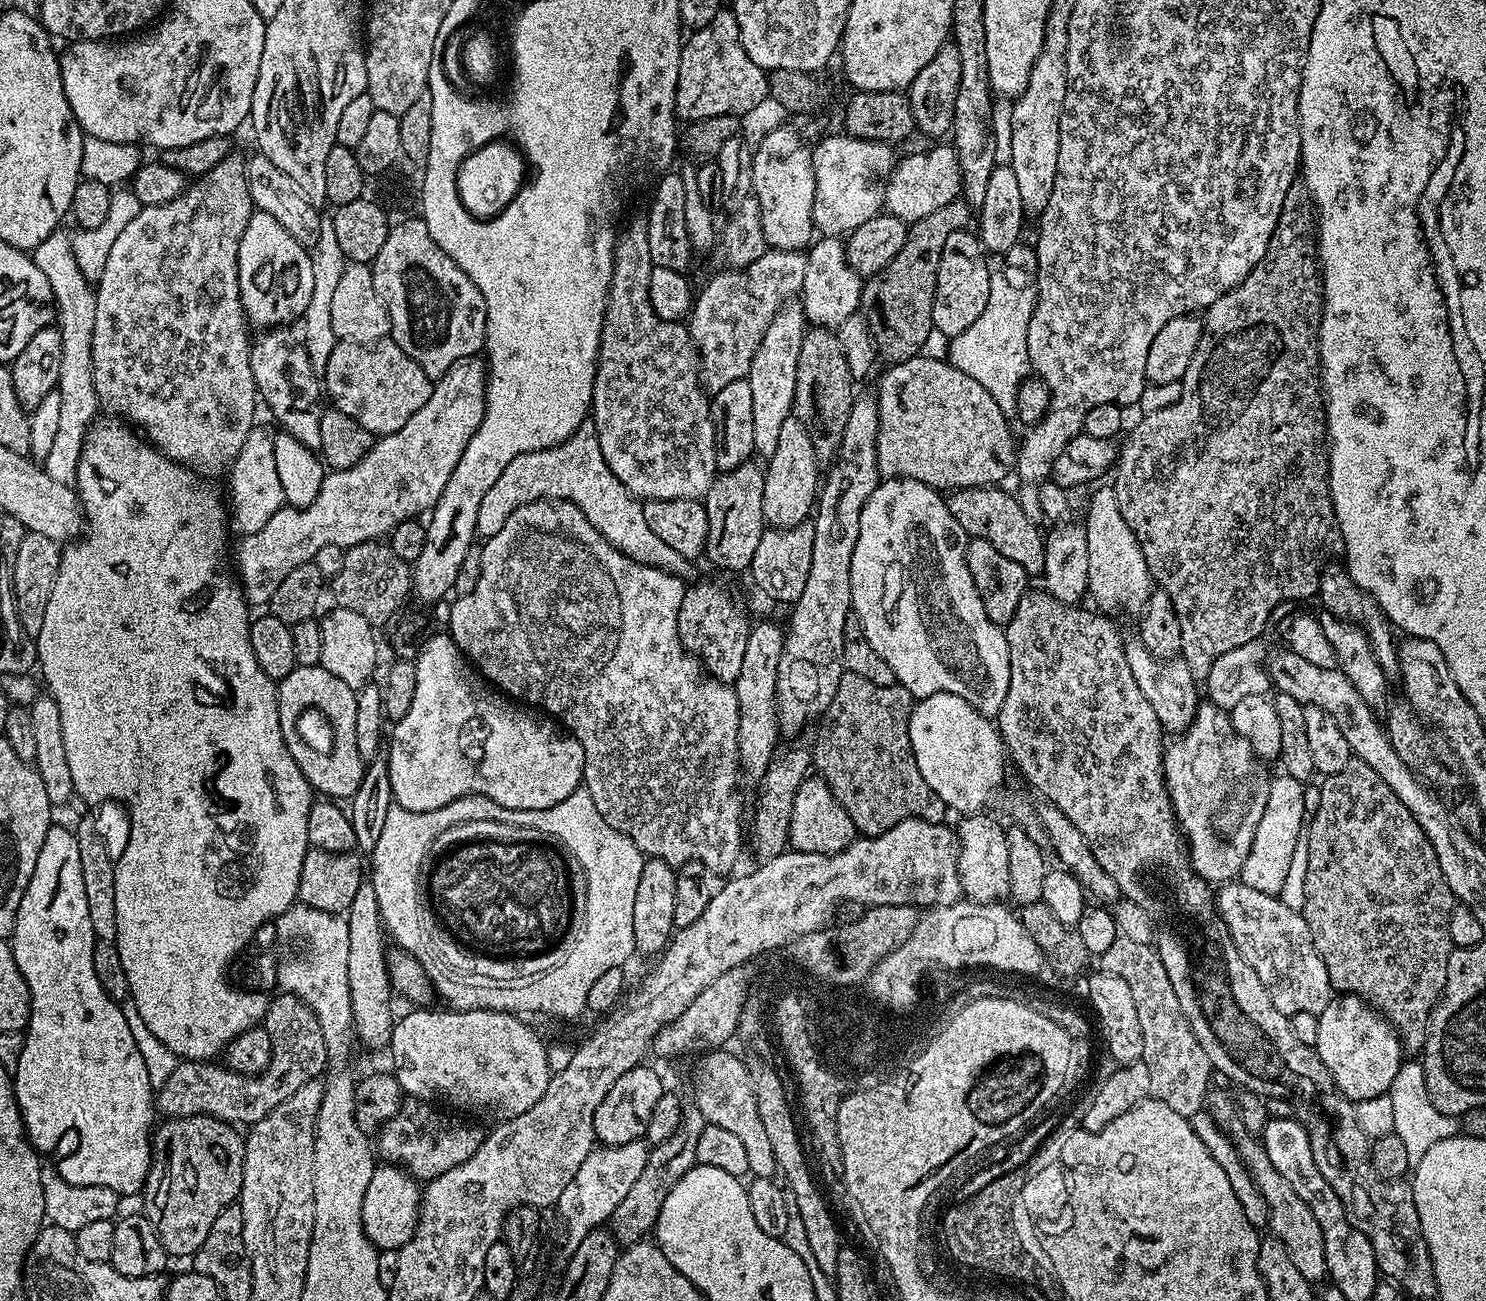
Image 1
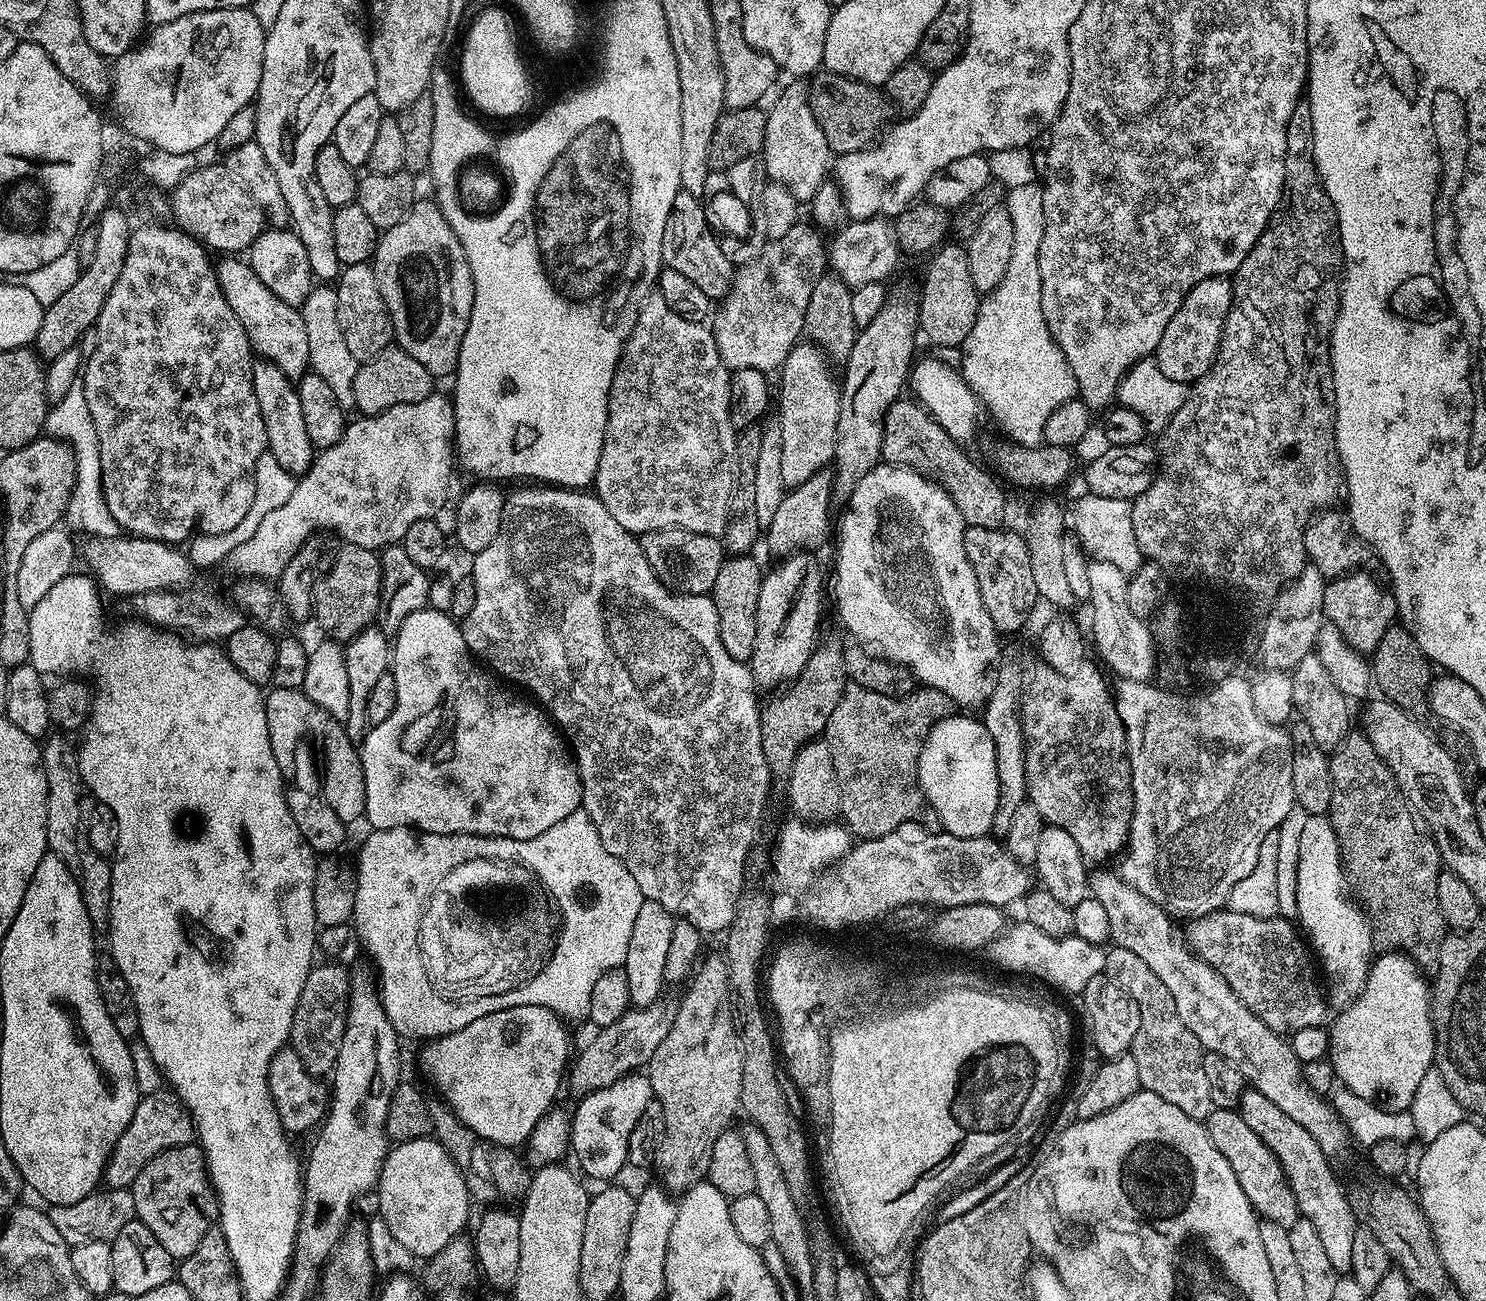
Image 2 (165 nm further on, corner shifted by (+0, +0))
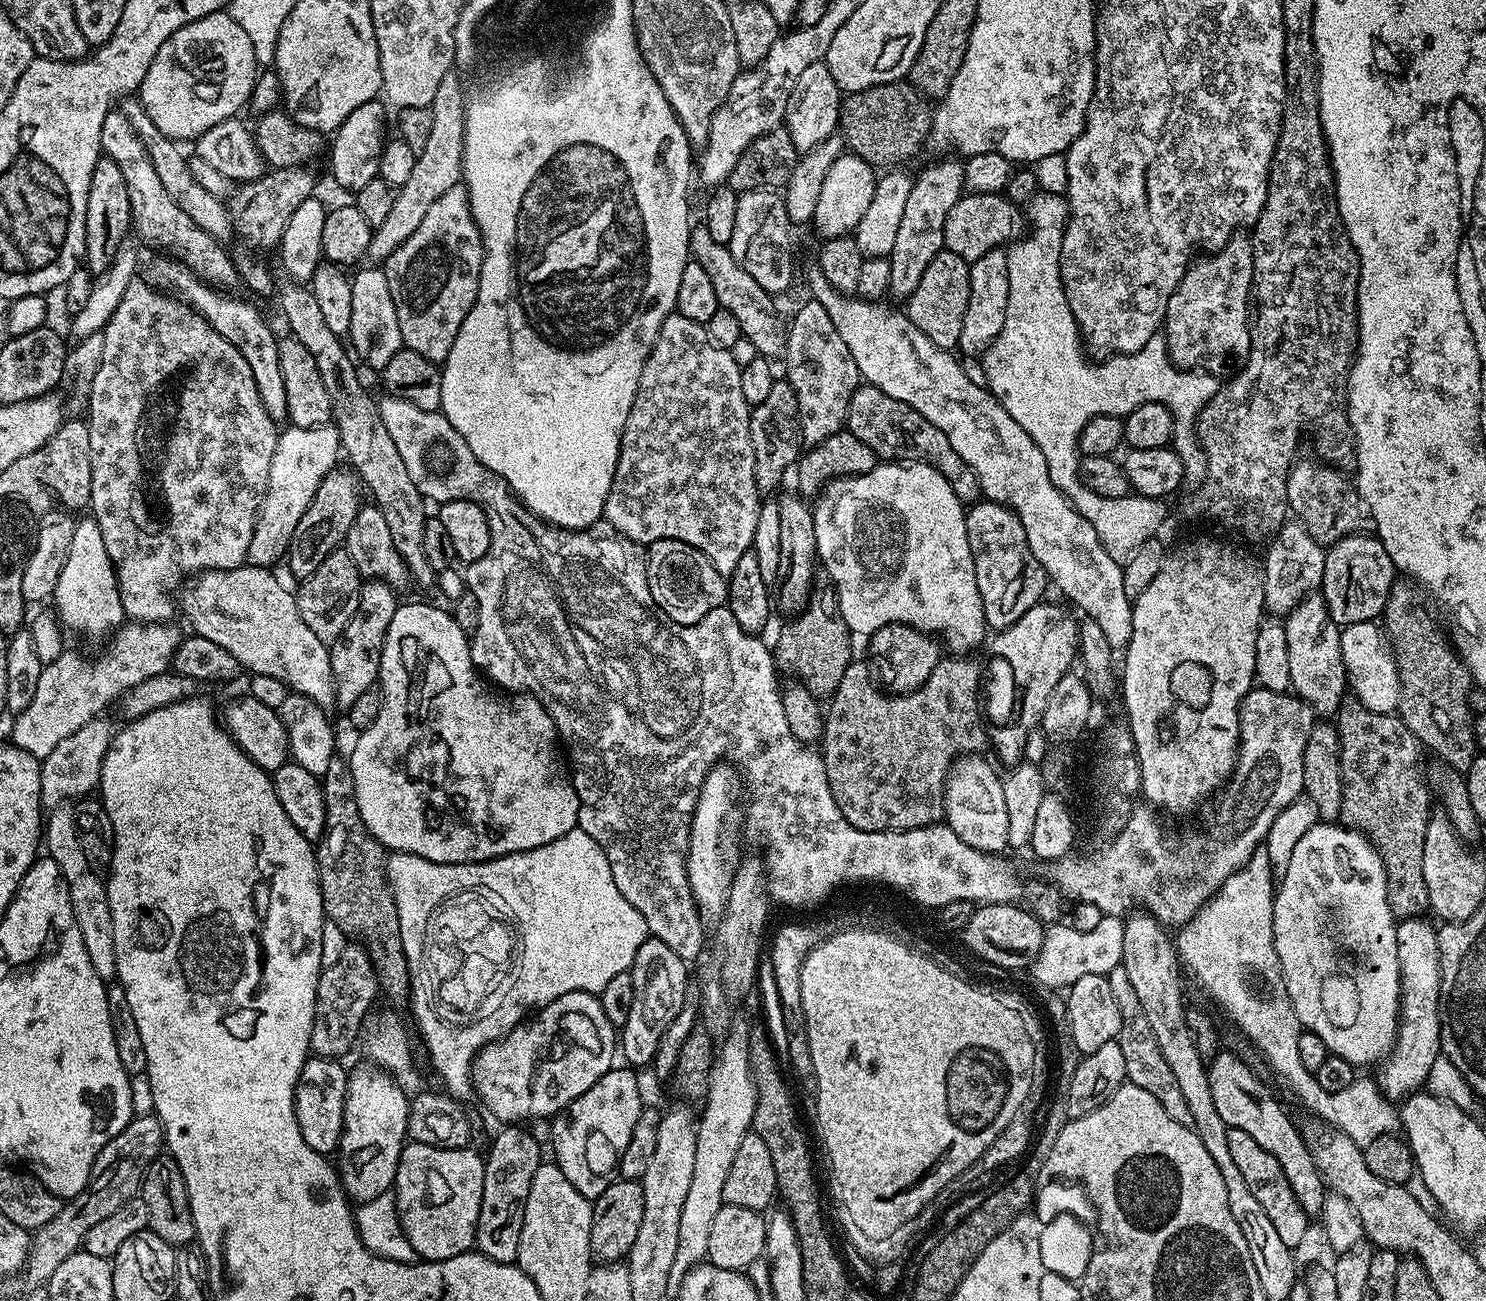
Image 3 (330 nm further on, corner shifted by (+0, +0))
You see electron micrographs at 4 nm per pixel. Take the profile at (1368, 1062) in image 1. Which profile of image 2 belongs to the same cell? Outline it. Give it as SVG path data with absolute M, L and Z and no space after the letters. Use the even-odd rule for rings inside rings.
M1397 950L1394 952L1380 952L1373 959L1371 968L1368 969L1368 977L1366 978L1366 986L1361 994L1349 1008L1343 1009L1339 1013L1340 1016L1336 1021L1331 1021L1330 1031L1328 1033L1328 1055L1327 1059L1331 1060L1334 1070L1336 1071L1337 1081L1341 1085L1345 1084L1356 1100L1365 1100L1371 1104L1379 1104L1382 1110L1387 1112L1407 1112L1408 1107L1414 1102L1414 1094L1418 1091L1418 1086L1425 1076L1426 1070L1434 1067L1436 1059L1436 1032L1432 1029L1432 1001L1430 999L1429 981L1424 981L1425 973L1414 963L1411 958L1405 956L1403 952Z

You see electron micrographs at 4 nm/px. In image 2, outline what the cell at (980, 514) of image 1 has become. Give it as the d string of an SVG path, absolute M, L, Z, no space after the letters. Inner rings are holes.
M901 398L895 400L886 410L884 429L882 430L883 459L889 464L898 464L906 468L912 468L918 474L922 474L923 476L927 476L929 480L933 480L942 490L946 490L946 494L950 494L954 506L958 506L958 510L962 514L967 527L1001 527L1005 523L1003 492L996 485L995 480L984 469L979 468L960 448L963 447L948 433L948 430L942 427L915 399Z

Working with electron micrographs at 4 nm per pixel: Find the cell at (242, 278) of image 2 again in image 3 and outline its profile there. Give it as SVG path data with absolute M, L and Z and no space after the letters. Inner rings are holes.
M110 110L102 122L102 138L100 150L109 156L118 166L122 178L126 182L126 194L130 194L130 210L132 211L132 228L148 244L161 244L175 259L191 270L195 276L221 290L232 290L238 284L236 261L223 249L224 246L210 234L198 226L194 226L190 214L170 198L166 186L162 186L154 166L150 163L150 154L146 154L146 146L138 134L134 134L134 126L130 126L130 118L122 110Z

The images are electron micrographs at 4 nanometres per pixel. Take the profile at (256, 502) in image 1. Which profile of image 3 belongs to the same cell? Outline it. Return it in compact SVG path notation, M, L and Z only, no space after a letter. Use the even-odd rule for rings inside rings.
M331 423L321 428L288 426L285 429L276 438L274 458L270 462L270 478L250 538L247 563L258 568L271 569L275 560L281 561L285 557L294 530L302 514L306 514L306 506L310 506L315 491L322 484L322 478L326 478L326 474L337 467L339 460L336 459L342 456L340 435Z

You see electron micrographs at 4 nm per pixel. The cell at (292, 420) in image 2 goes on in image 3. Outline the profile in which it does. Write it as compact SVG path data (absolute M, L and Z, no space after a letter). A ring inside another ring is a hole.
M164 256L158 257L149 266L147 275L153 281L161 280L161 282L156 281L161 285L169 284L169 286L164 286L167 286L179 299L192 307L199 316L206 318L206 322L210 322L210 326L214 330L218 330L218 334L222 334L222 338L226 338L226 342L235 346L238 354L242 354L242 358L246 358L246 366L250 366L250 374L254 374L254 386L258 386L258 398L262 398L262 406L266 406L266 414L270 414L270 418L274 421L287 421L286 386L282 379L282 366L278 366L280 340L272 333L271 326L264 321L263 314L258 312L254 305L232 296L236 294L229 294L227 291L213 288L212 285L195 276L179 260Z

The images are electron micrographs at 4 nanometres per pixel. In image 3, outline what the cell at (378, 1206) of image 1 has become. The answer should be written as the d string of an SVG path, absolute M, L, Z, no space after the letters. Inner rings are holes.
M405 1143L396 1171L394 1195L402 1230L421 1261L449 1260L469 1251L476 1243L485 1157L471 1150L468 1146L446 1149Z

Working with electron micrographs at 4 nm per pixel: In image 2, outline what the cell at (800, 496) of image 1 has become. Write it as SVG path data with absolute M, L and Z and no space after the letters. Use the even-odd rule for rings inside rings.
M797 342L778 369L780 376L780 417L782 430L782 482L785 489L802 486L814 474L825 471L836 459L836 439L838 438L838 410L840 409L841 381L832 373L833 361L823 348L811 342Z

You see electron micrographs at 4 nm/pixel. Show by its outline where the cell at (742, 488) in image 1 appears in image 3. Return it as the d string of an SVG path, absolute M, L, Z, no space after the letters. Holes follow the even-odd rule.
M773 379L770 395L758 402L751 409L748 425L750 426L750 442L754 446L754 470L756 485L761 494L768 494L771 488L779 489L784 475L799 461L802 455L800 438L800 419L798 418L798 398L788 384L787 379Z

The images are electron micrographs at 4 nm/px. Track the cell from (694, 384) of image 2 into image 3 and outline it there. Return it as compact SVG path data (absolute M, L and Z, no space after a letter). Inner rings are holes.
M673 314L662 322L662 326L656 335L656 341L652 343L652 348L648 351L646 366L642 366L642 374L637 376L638 388L634 394L634 406L630 406L630 414L624 423L624 429L620 432L620 453L618 462L614 470L614 478L610 486L610 494L606 498L603 519L609 524L613 524L627 540L647 546L659 540L681 540L706 554L725 578L731 575L734 566L738 566L738 558L746 554L754 542L754 526L758 523L758 510L762 503L762 494L756 485L756 471L754 470L754 446L750 442L750 426L748 418L750 406L746 398L742 398L742 378L740 370L741 361L735 360L724 348L715 348L712 340L708 337L709 329L698 322L690 322L690 318Z

